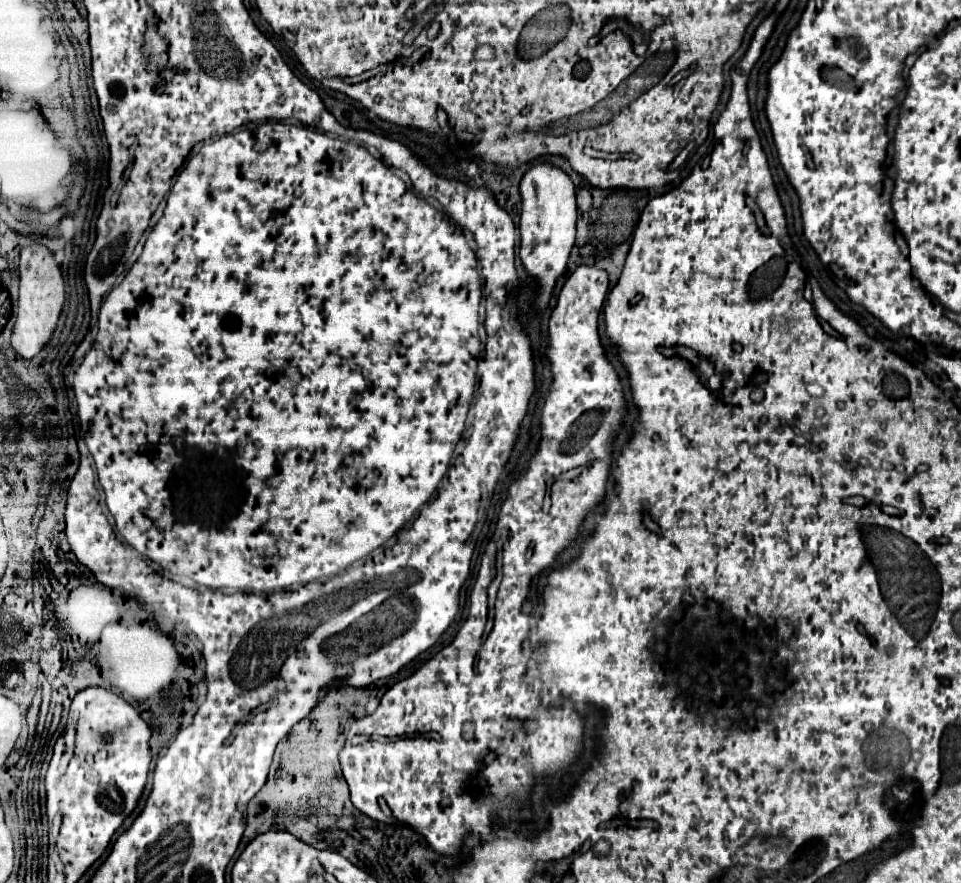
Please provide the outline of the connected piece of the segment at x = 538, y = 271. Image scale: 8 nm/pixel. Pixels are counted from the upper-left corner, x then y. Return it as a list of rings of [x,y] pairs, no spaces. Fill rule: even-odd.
[[[536,163],[530,167],[520,181],[522,193],[522,215],[520,215],[520,259],[530,275],[540,283],[540,295],[536,309],[542,311],[548,305],[556,279],[564,273],[570,249],[576,237],[576,187],[572,179],[552,163]]]

